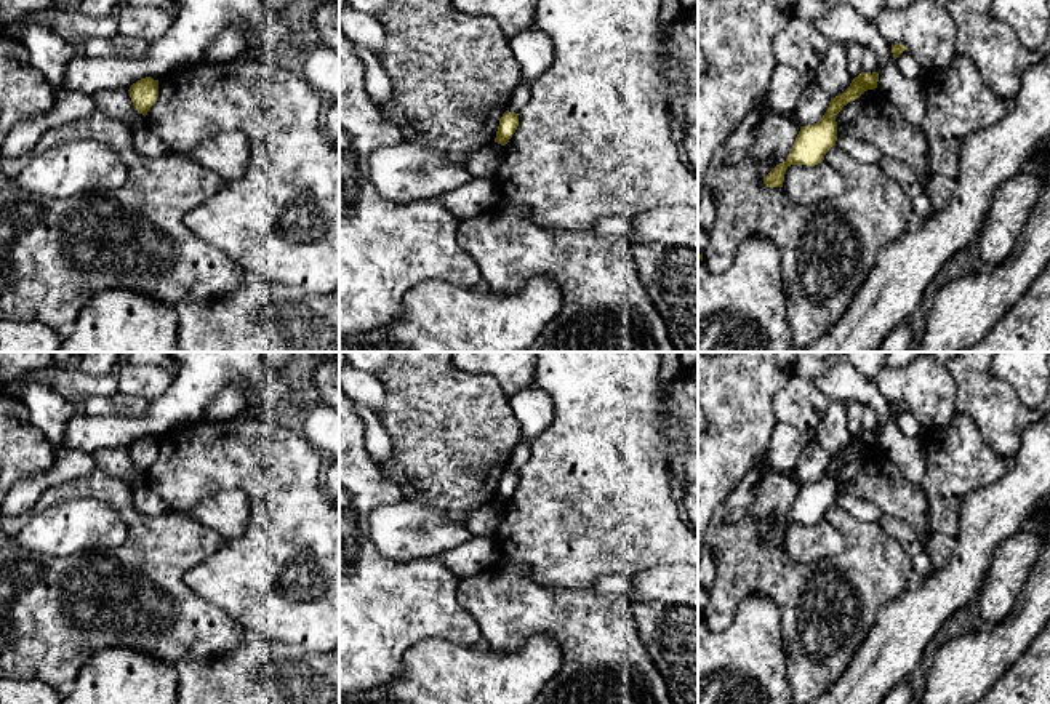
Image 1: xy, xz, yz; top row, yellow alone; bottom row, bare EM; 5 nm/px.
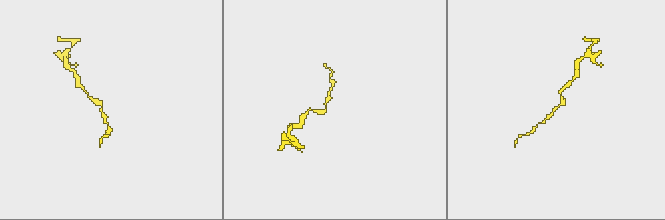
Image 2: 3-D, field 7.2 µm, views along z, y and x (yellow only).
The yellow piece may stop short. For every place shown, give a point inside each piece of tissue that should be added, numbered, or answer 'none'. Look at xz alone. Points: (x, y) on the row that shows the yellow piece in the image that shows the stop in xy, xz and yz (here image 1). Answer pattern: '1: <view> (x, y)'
none

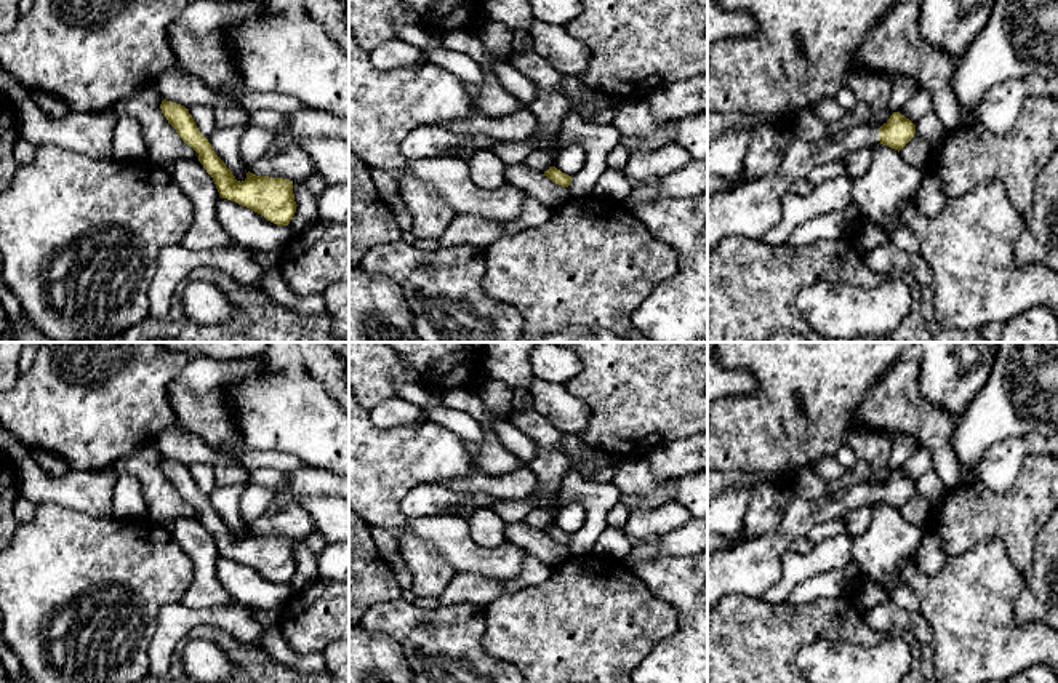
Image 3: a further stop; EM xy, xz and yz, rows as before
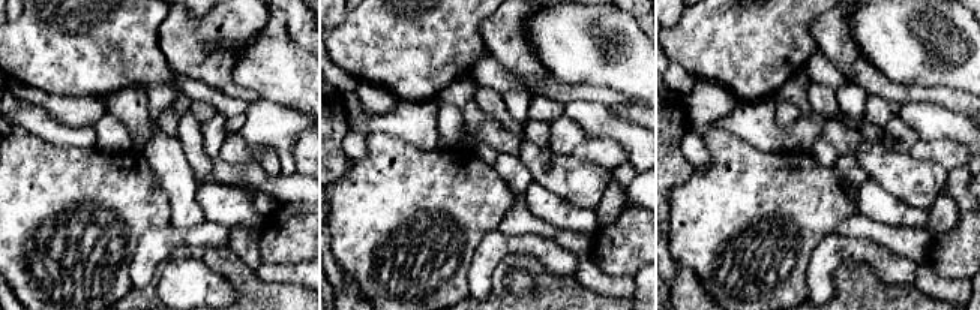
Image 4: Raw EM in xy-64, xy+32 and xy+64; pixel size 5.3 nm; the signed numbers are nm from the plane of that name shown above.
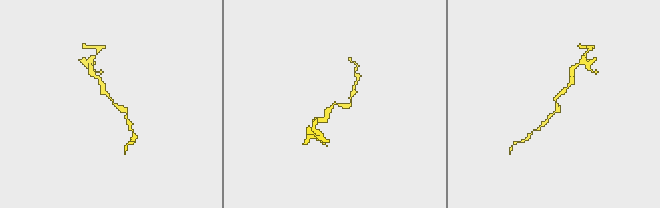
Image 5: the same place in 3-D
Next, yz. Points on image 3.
1: yz (751, 210)

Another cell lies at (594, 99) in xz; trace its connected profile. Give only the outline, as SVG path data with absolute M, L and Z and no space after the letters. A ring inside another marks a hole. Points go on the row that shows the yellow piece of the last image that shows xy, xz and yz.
M583 83L584 99L579 102L579 114L587 120L595 110L600 109L616 109L623 102L600 88L592 88Z

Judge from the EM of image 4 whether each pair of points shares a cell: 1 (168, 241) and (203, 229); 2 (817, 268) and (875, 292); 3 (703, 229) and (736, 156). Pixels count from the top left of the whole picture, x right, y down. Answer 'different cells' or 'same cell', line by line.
1: same cell
2: different cells
3: same cell

